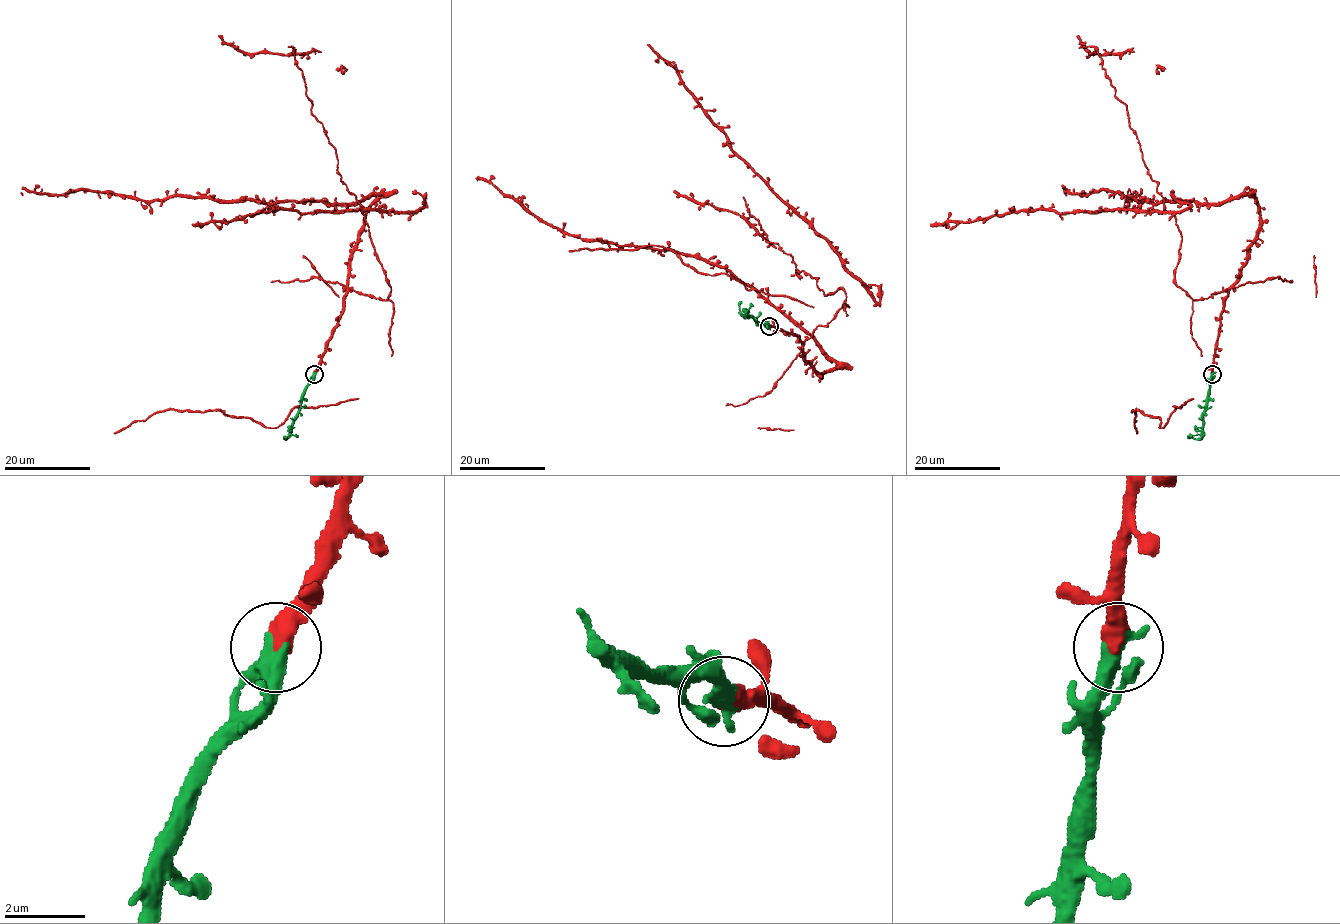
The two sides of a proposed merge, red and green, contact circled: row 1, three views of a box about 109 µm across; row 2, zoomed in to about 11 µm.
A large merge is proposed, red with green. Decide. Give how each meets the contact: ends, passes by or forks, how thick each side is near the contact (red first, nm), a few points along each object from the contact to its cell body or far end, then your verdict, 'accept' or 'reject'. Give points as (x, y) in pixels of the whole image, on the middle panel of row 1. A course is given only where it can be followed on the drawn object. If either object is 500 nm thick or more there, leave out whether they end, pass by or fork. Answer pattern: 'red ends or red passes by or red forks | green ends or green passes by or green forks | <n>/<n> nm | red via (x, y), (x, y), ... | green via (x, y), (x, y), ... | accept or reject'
500/280 nm | red via (769, 326), (794, 334), (818, 373), (838, 365), (724, 267), (670, 250), (564, 234), (491, 184), (477, 180) | green via (769, 326), (740, 312), (740, 301) | accept

